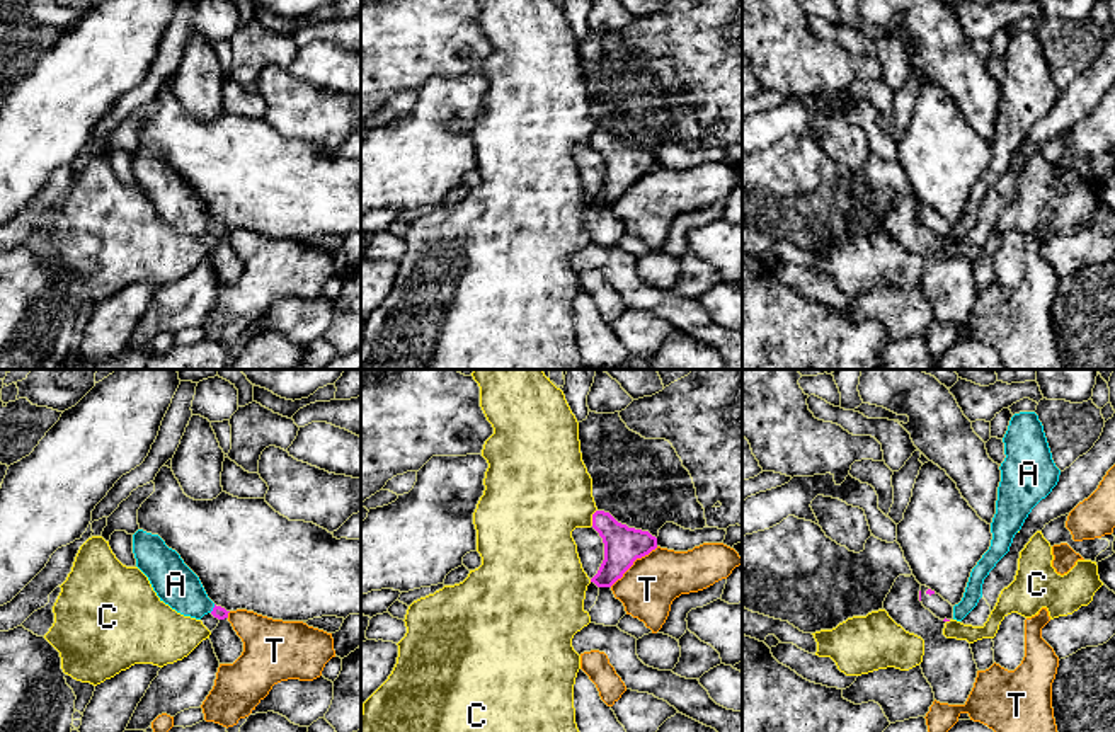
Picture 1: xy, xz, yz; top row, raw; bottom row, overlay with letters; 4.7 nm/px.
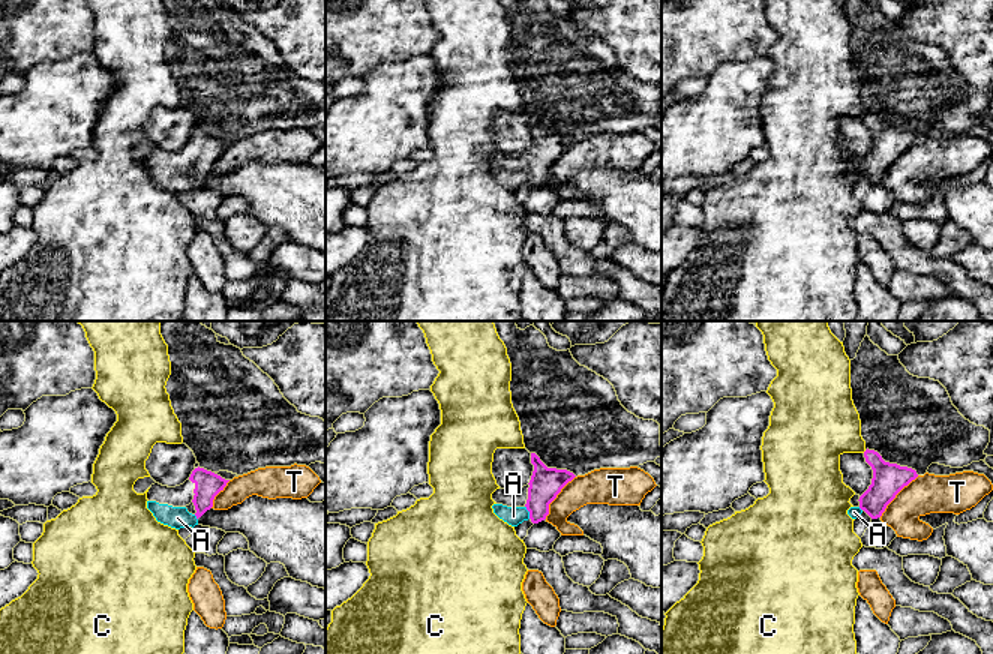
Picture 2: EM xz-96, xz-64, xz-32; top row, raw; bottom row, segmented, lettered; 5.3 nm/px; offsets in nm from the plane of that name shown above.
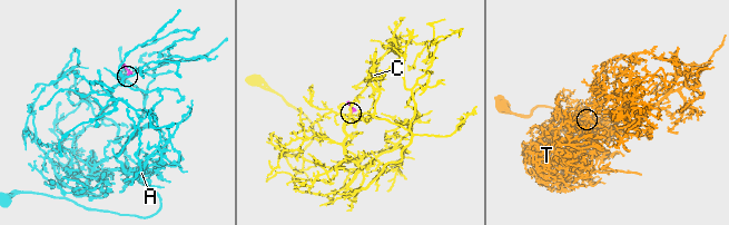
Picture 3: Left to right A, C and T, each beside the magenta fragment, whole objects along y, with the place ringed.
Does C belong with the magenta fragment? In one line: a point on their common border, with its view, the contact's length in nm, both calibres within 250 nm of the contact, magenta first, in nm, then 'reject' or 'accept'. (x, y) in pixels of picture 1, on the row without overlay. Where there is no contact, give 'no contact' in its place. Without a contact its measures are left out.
contact xz (593, 137); length 80 nm; calibres 180 and 420 nm; reject

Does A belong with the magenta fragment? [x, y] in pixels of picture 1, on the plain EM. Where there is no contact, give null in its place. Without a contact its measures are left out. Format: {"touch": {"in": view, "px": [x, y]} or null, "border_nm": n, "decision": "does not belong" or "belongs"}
{"touch": {"in": "xy", "px": [213, 227]}, "border_nm": 50, "decision": "belongs"}

